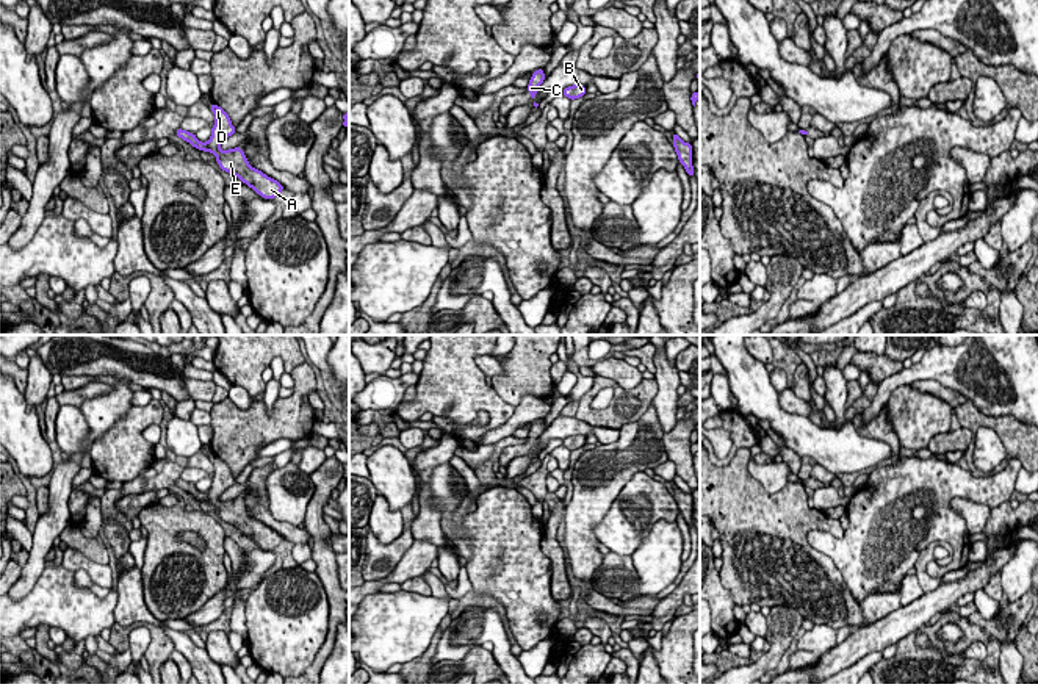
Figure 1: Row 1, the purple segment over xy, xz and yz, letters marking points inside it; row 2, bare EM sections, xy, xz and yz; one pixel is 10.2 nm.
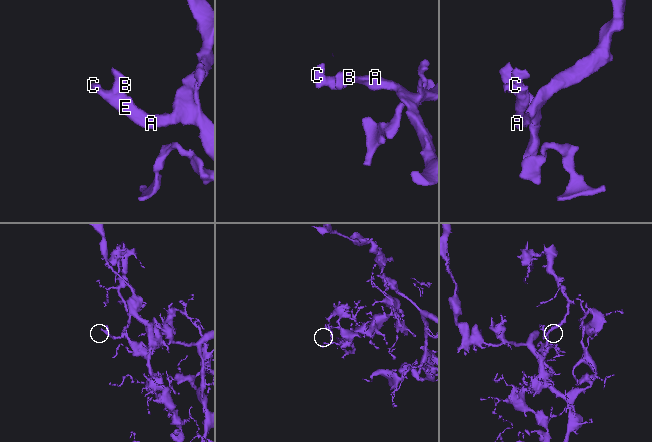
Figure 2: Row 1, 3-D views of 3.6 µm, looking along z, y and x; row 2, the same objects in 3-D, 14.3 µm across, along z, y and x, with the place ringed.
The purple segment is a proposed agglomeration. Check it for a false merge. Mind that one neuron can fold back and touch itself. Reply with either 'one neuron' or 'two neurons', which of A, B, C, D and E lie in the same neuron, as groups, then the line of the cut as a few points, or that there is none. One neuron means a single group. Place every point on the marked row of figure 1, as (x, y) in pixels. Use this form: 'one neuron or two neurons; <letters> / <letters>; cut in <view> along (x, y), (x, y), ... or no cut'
one neuron; A B C D E; no cut

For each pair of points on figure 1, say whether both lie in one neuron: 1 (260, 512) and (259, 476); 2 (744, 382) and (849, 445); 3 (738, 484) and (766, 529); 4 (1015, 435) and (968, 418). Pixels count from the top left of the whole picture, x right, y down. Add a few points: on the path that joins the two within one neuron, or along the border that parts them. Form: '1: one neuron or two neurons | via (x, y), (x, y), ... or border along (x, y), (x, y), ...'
1: one neuron | via (260, 503), (259, 486)
2: one neuron | via (771, 409), (805, 439), (822, 445)
3: one neuron | via (738, 495), (738, 501), (755, 518)
4: one neuron | via (1004, 426), (979, 420)

